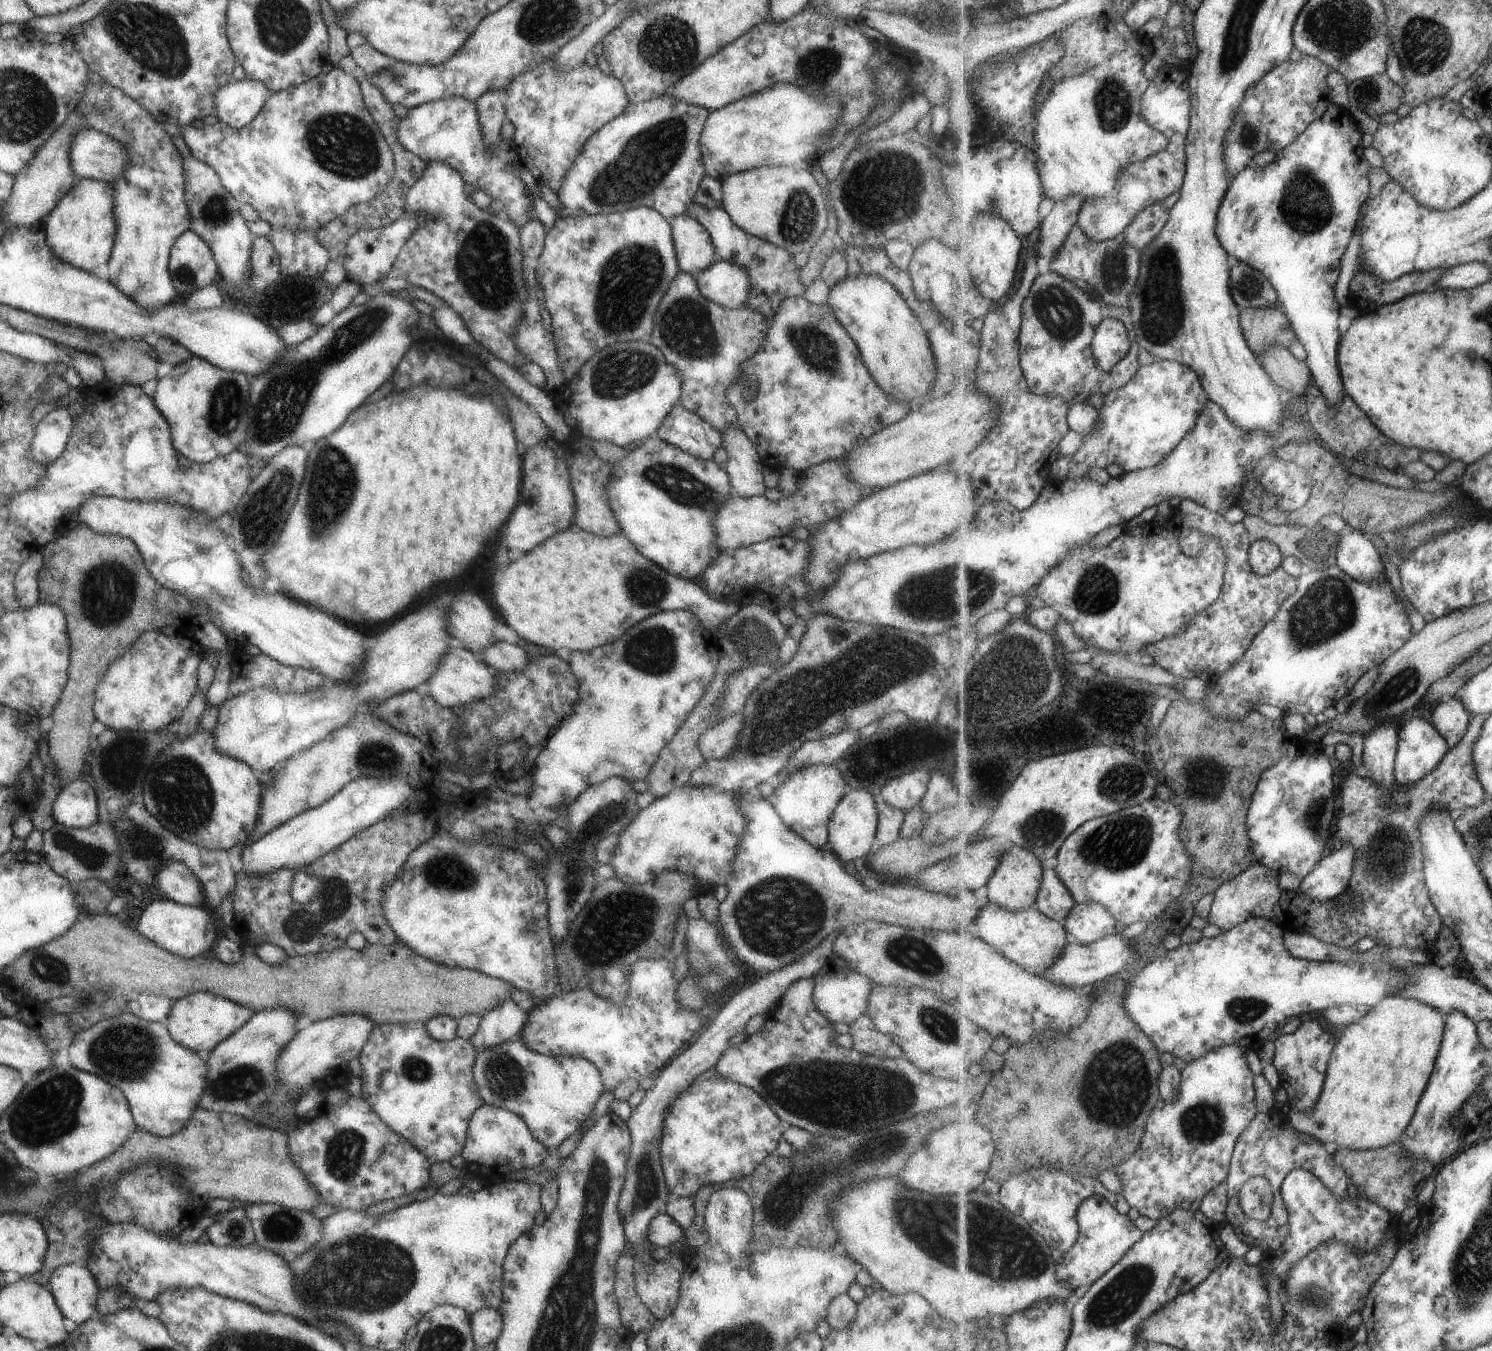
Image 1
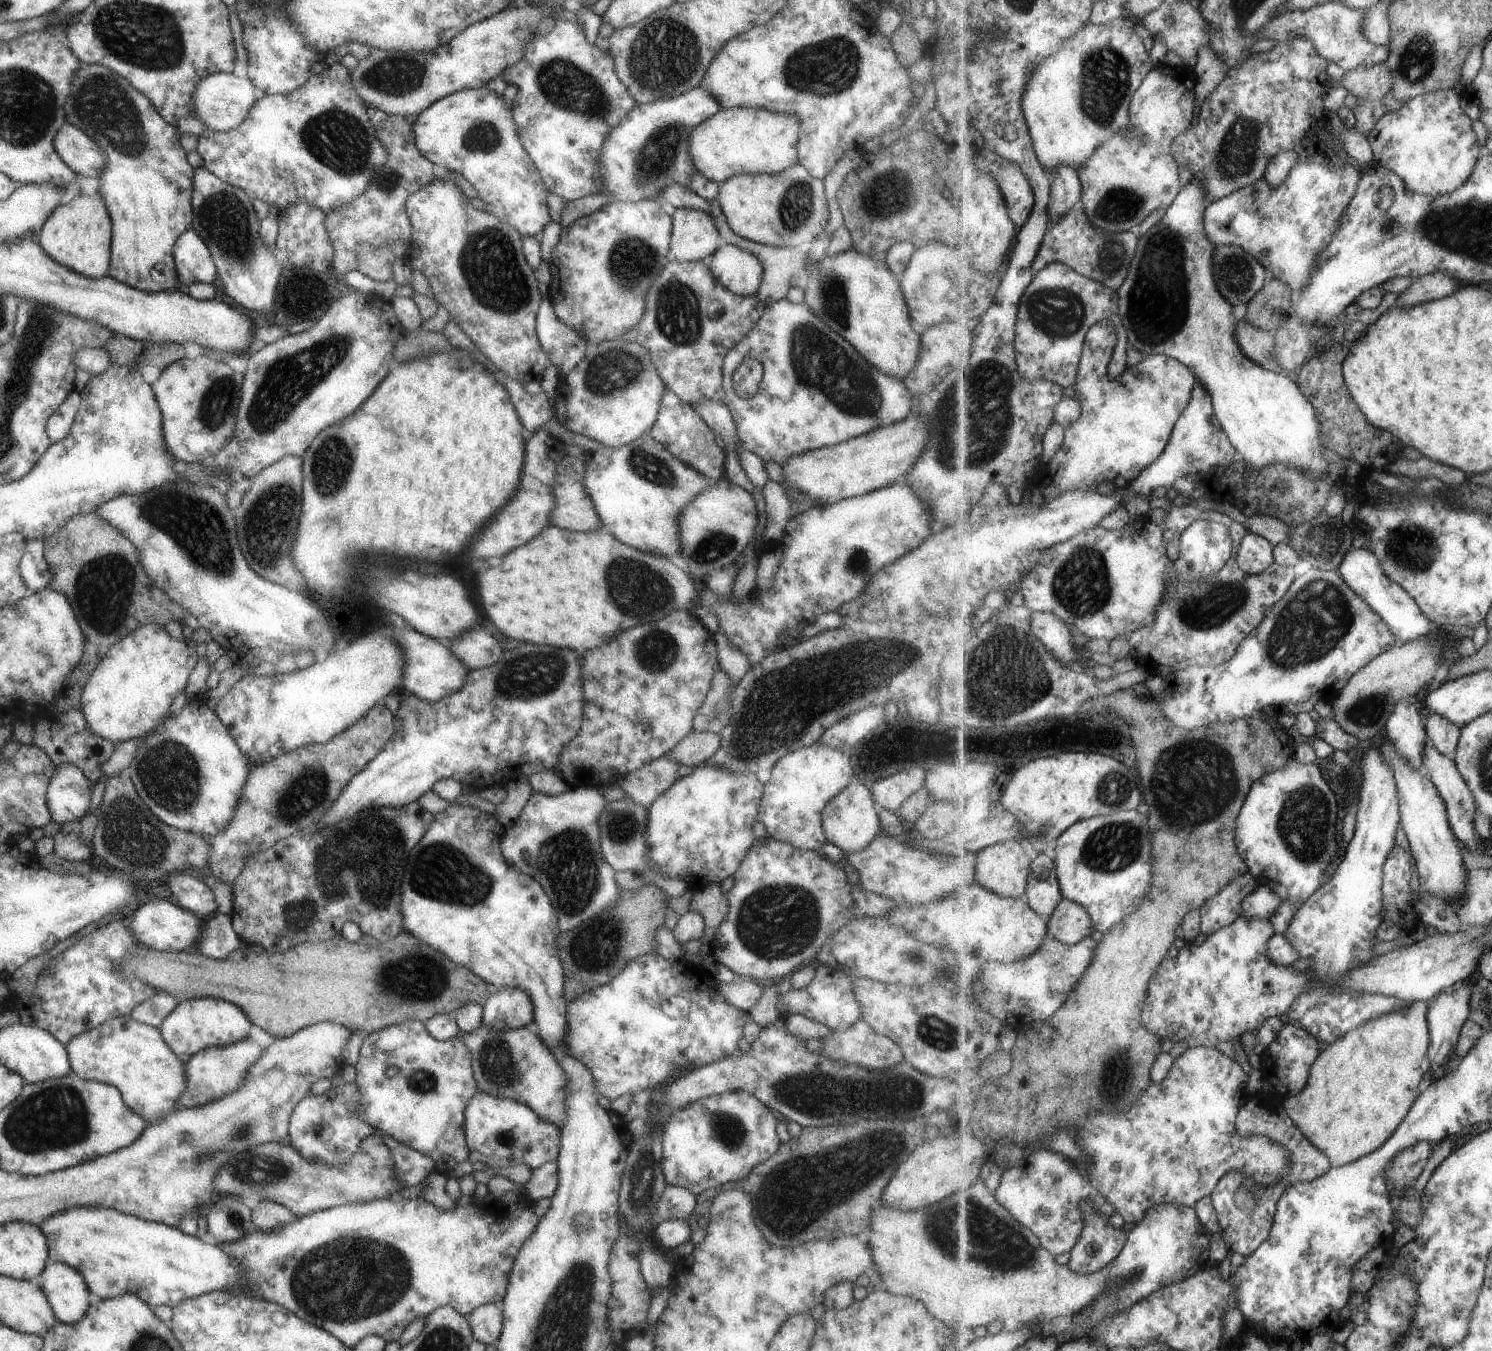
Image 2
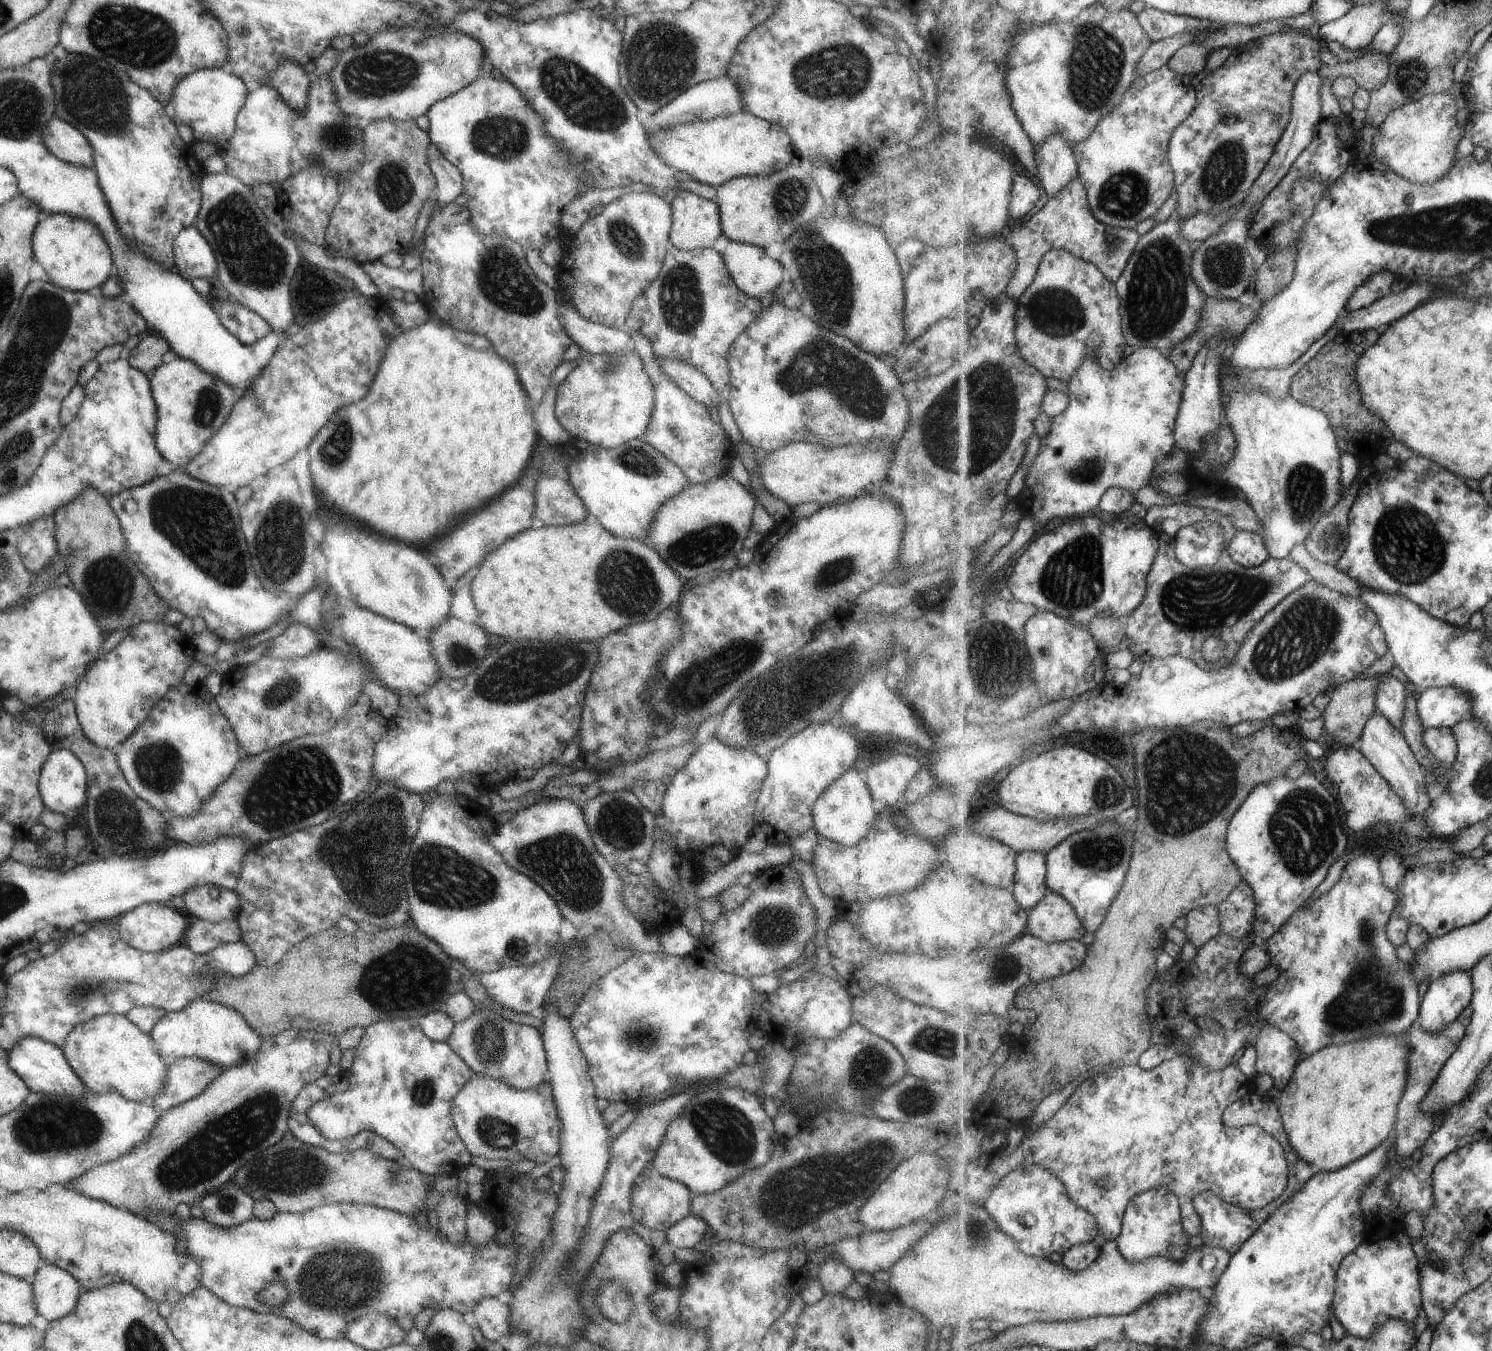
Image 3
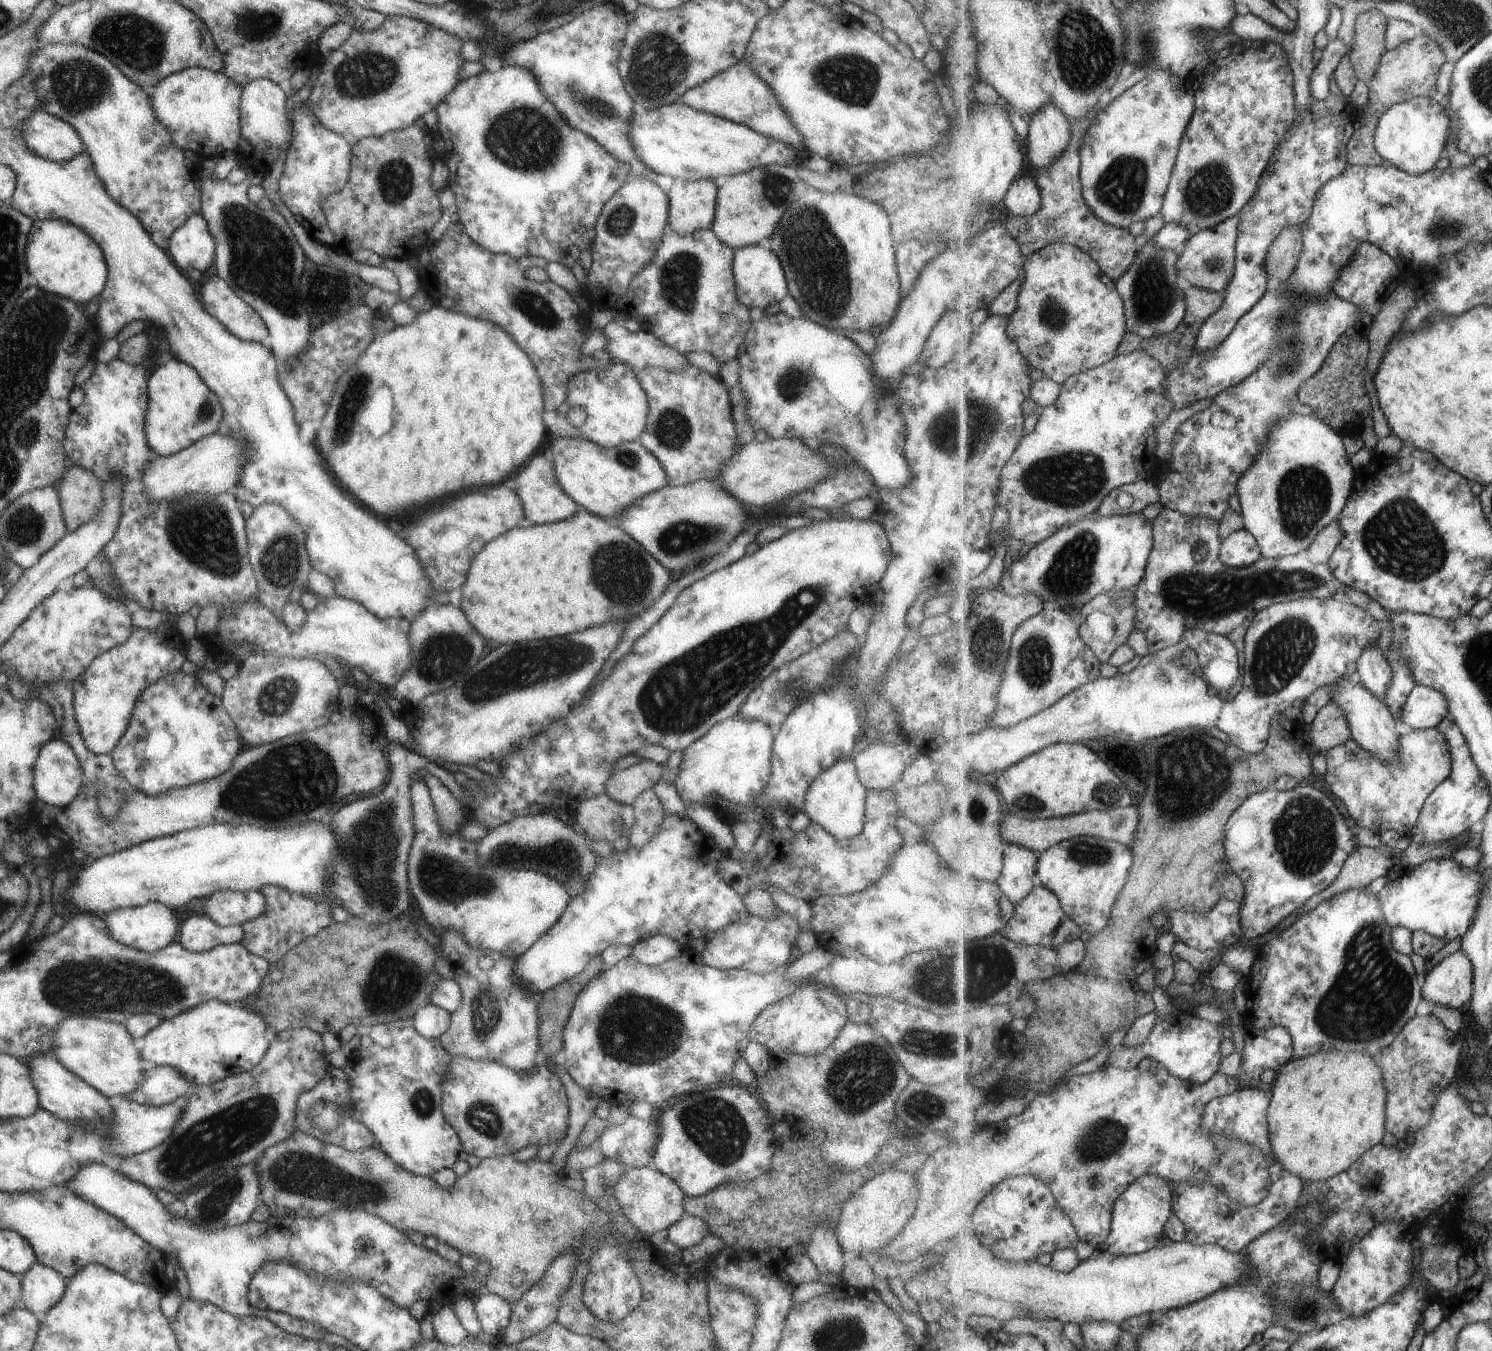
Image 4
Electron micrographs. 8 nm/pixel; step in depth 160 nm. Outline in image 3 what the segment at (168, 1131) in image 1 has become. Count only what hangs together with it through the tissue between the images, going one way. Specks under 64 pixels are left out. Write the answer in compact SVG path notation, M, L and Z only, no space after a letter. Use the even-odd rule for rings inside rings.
M105 1014L75 1024L60 1047L65 1062L88 1090L97 1094L117 1092L126 1100L149 1102L147 1098L159 1092L167 1063L155 1052L149 1034L139 1032L125 1016Z

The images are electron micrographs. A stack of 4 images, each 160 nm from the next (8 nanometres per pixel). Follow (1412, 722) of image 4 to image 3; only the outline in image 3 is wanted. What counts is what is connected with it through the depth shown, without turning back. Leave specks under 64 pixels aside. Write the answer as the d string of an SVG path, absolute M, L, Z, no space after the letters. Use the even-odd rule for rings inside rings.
M1455 686L1422 690L1416 702L1419 718L1425 728L1453 728L1461 720L1475 716L1473 698Z

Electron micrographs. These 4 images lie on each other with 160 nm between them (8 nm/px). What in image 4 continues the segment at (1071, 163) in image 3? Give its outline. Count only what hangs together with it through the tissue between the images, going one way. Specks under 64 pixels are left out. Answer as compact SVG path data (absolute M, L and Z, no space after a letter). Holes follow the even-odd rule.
M1048 102L1031 119L1027 158L1039 171L1054 163L1069 146L1072 122L1061 108Z

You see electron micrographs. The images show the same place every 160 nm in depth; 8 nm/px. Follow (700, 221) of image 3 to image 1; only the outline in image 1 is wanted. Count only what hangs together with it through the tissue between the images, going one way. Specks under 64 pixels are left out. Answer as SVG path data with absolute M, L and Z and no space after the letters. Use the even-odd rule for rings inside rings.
M685 213L671 219L670 235L679 271L695 274L714 261L714 246L708 232Z

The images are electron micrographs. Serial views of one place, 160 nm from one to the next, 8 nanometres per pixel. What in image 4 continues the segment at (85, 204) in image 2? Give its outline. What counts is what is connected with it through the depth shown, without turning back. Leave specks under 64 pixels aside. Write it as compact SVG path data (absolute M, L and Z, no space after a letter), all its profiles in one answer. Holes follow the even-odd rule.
M34 220L27 233L24 259L33 284L42 291L73 299L78 305L85 306L95 298L106 279L107 267L101 249L86 232L66 220Z

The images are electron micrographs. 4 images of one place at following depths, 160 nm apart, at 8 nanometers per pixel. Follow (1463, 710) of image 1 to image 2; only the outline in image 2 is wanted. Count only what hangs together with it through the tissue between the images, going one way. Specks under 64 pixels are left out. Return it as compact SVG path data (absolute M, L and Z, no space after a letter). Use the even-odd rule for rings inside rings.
M1430 713L1426 719L1428 740L1448 758L1457 757L1462 728L1443 716Z

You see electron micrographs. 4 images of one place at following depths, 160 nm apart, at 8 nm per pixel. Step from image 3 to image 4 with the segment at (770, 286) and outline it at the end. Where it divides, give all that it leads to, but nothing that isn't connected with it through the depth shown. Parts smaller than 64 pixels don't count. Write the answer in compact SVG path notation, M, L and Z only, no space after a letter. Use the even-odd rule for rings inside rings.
M759 245L736 248L730 267L737 300L748 309L755 306L765 309L768 304L779 302L787 294L783 269L771 249L767 250Z

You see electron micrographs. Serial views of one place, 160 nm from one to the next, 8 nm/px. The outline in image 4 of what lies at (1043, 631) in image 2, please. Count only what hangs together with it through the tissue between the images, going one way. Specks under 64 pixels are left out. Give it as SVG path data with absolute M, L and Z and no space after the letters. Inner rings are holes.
M1043 609L1015 631L1012 652L998 694L998 709L989 727L1009 728L1022 723L1058 700L1101 676L1101 659L1080 635L1070 611Z

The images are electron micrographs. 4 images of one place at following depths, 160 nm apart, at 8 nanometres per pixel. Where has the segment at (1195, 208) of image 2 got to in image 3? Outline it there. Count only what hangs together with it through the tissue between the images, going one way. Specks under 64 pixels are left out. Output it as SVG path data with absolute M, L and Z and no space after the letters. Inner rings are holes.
M1173 214L1165 220L1156 224L1148 233L1139 240L1138 248L1134 256L1131 256L1130 264L1123 272L1122 279L1117 280L1116 288L1122 298L1122 320L1123 333L1127 345L1133 348L1155 348L1164 354L1186 340L1203 319L1203 308L1206 308L1207 296L1199 284L1191 276L1191 258L1196 244L1192 244L1181 232L1182 220ZM1335 327L1330 329L1323 338L1311 344L1311 348L1289 368L1285 370L1265 369L1253 372L1231 374L1222 372L1223 396L1227 398L1224 403L1227 419L1237 436L1237 454L1231 464L1221 470L1210 470L1211 476L1227 480L1241 488L1251 502L1251 508L1257 512L1261 520L1261 532L1266 542L1270 557L1275 559L1288 559L1295 544L1306 544L1319 520L1327 516L1343 496L1341 488L1341 454L1337 434L1331 426L1330 418L1318 409L1301 404L1291 394L1293 376L1303 368L1324 345L1331 341L1335 334Z

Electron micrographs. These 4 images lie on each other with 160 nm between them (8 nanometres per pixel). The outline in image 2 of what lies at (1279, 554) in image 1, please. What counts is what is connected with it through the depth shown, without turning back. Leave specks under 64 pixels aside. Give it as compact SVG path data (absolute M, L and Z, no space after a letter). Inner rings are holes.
M1255 533L1243 537L1236 556L1239 567L1247 574L1266 572L1274 563L1274 545Z

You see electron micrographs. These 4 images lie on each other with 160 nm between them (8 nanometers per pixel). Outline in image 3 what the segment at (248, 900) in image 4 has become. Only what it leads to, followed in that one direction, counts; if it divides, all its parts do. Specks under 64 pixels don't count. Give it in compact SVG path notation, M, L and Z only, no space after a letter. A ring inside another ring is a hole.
M209 884L187 890L181 900L190 920L196 918L215 923L234 919L239 912L239 894L235 894L235 890Z

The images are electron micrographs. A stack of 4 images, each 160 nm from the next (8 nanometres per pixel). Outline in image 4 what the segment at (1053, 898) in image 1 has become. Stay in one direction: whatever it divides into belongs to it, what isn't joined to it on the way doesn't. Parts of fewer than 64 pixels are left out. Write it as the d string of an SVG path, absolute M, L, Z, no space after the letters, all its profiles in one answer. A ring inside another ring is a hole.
M1005 844L1004 869L997 884L1006 893L1007 898L1018 905L1034 888L1037 874L1038 855L1031 849Z

